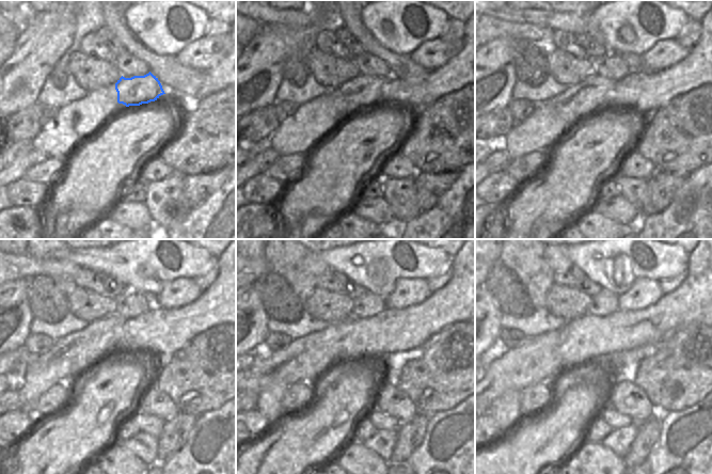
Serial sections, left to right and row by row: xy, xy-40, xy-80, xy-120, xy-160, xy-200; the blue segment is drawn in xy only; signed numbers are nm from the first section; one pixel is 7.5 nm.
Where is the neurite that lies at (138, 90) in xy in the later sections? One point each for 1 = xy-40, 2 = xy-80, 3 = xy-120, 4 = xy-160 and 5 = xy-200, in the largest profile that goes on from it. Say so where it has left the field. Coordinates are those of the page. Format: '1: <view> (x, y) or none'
1: xy-40 (361, 92)
2: xy-80 (584, 98)
3: xy-120 (85, 347)
4: xy-160 (320, 349)
5: xy-200 (516, 369)

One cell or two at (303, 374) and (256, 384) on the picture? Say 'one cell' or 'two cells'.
two cells

